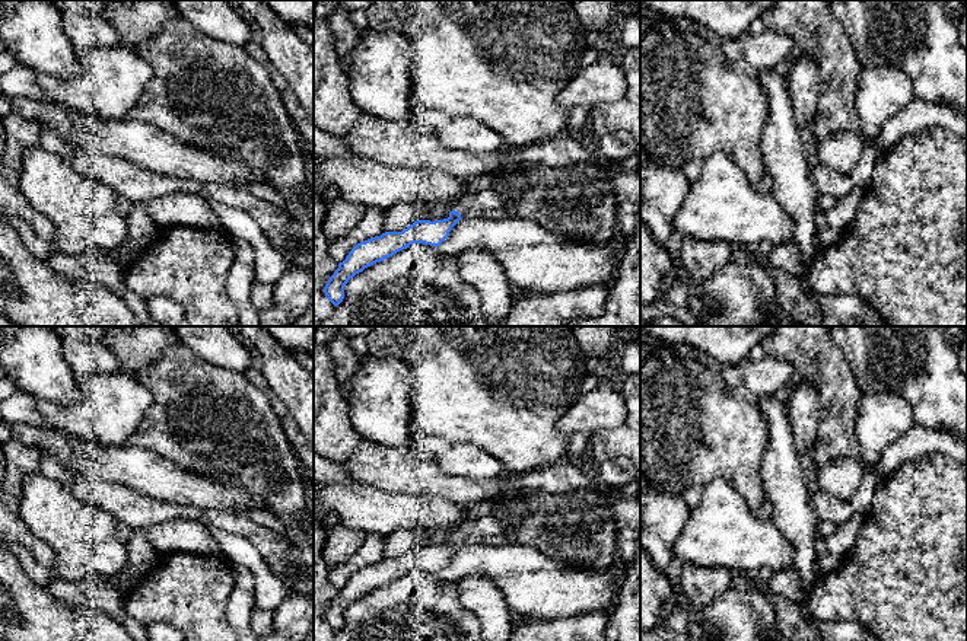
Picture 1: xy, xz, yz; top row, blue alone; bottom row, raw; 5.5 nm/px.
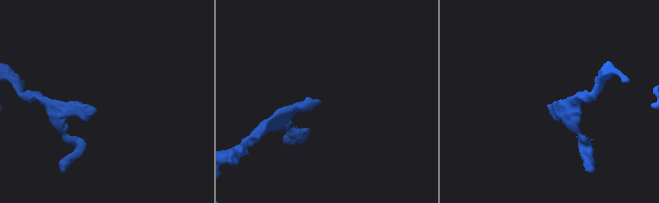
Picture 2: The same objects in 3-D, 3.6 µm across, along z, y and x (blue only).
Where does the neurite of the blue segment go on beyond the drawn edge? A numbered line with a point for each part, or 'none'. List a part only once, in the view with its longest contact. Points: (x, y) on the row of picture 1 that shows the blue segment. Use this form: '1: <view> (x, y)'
1: xz (576, 201)

